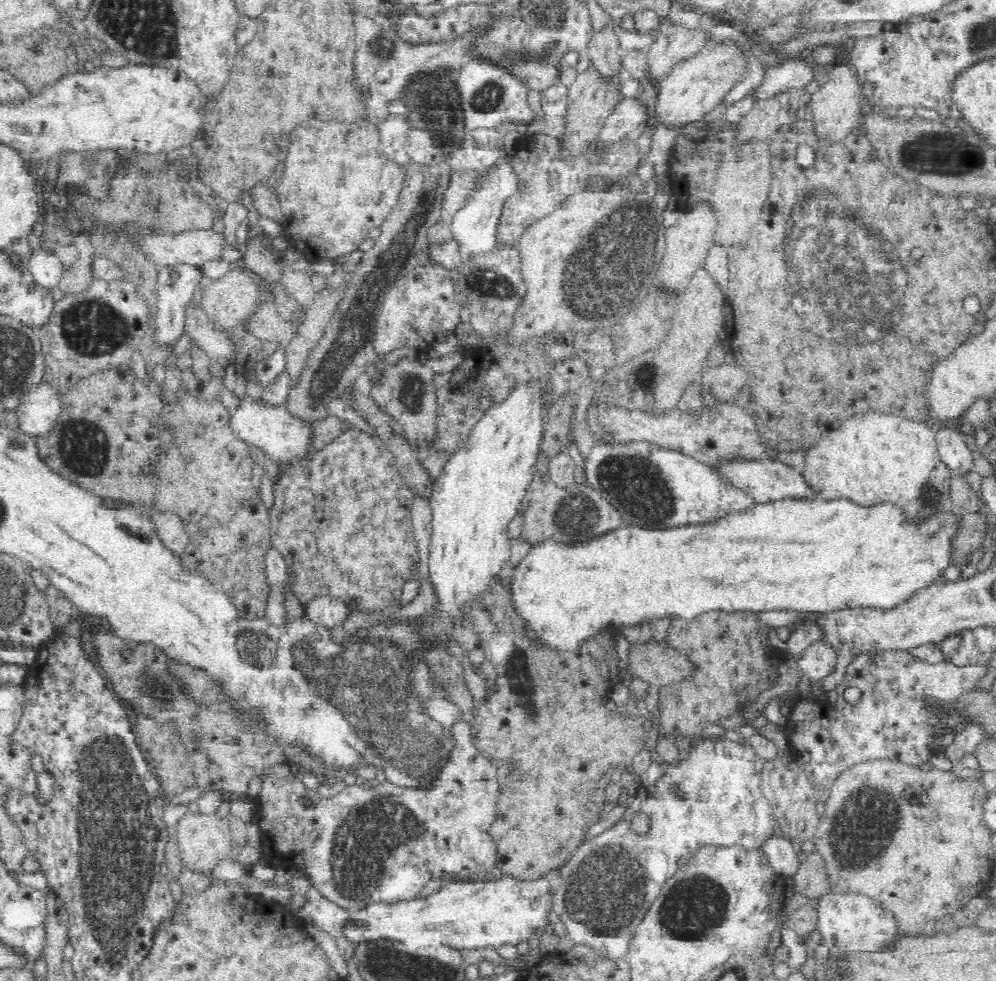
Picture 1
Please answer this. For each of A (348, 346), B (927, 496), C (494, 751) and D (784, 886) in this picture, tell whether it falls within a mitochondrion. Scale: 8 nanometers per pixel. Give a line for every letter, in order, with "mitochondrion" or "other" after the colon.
A: mitochondrion
B: mitochondrion
C: other
D: other

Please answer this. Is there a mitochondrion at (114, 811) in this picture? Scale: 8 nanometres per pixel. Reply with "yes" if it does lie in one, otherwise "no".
yes

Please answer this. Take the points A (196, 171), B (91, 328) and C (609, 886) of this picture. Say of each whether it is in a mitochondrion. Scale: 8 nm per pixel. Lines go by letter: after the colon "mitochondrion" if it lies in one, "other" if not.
A: other
B: mitochondrion
C: mitochondrion

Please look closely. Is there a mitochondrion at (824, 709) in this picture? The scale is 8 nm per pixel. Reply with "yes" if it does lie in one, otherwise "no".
no

